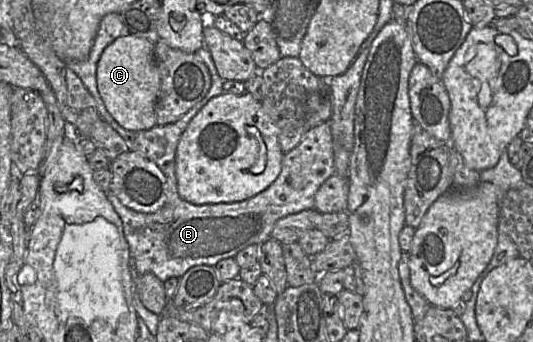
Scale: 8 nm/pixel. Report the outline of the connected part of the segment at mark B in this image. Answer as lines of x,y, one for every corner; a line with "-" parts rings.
206,47
198,49
195,54
211,75
211,87
205,97
176,122
156,124
148,130
138,131
132,144
128,144
129,150
156,163
166,176
165,204
155,213
141,213
123,205
111,191
105,192
122,221
125,240
138,276
151,272
165,282
170,278
180,279
193,266
214,267
220,260
234,258
245,247
260,245
271,238
274,225
280,218
313,209
316,192
330,176
338,174
348,178
354,144
355,103
368,53
369,49
362,50
345,73
328,78
330,119
305,132
299,144
284,154
281,172
268,188
241,202
194,205
178,195
175,176
177,145
192,118
209,100
224,92
224,80
218,75
209,50

